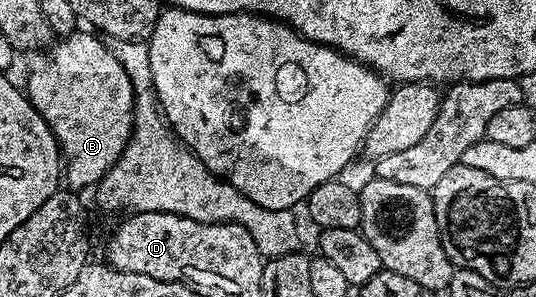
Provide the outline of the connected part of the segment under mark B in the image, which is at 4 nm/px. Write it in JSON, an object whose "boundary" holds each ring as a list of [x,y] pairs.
{"boundary":[[[76,30],[71,36],[57,39],[47,54],[33,55],[32,69],[28,72],[28,88],[26,87],[28,101],[35,106],[40,117],[56,135],[62,157],[62,176],[67,187],[72,190],[88,187],[91,189],[99,184],[100,179],[120,163],[120,155],[128,150],[132,139],[134,94],[130,78],[122,62],[118,62],[118,58],[105,41],[91,31],[83,31]]]}

